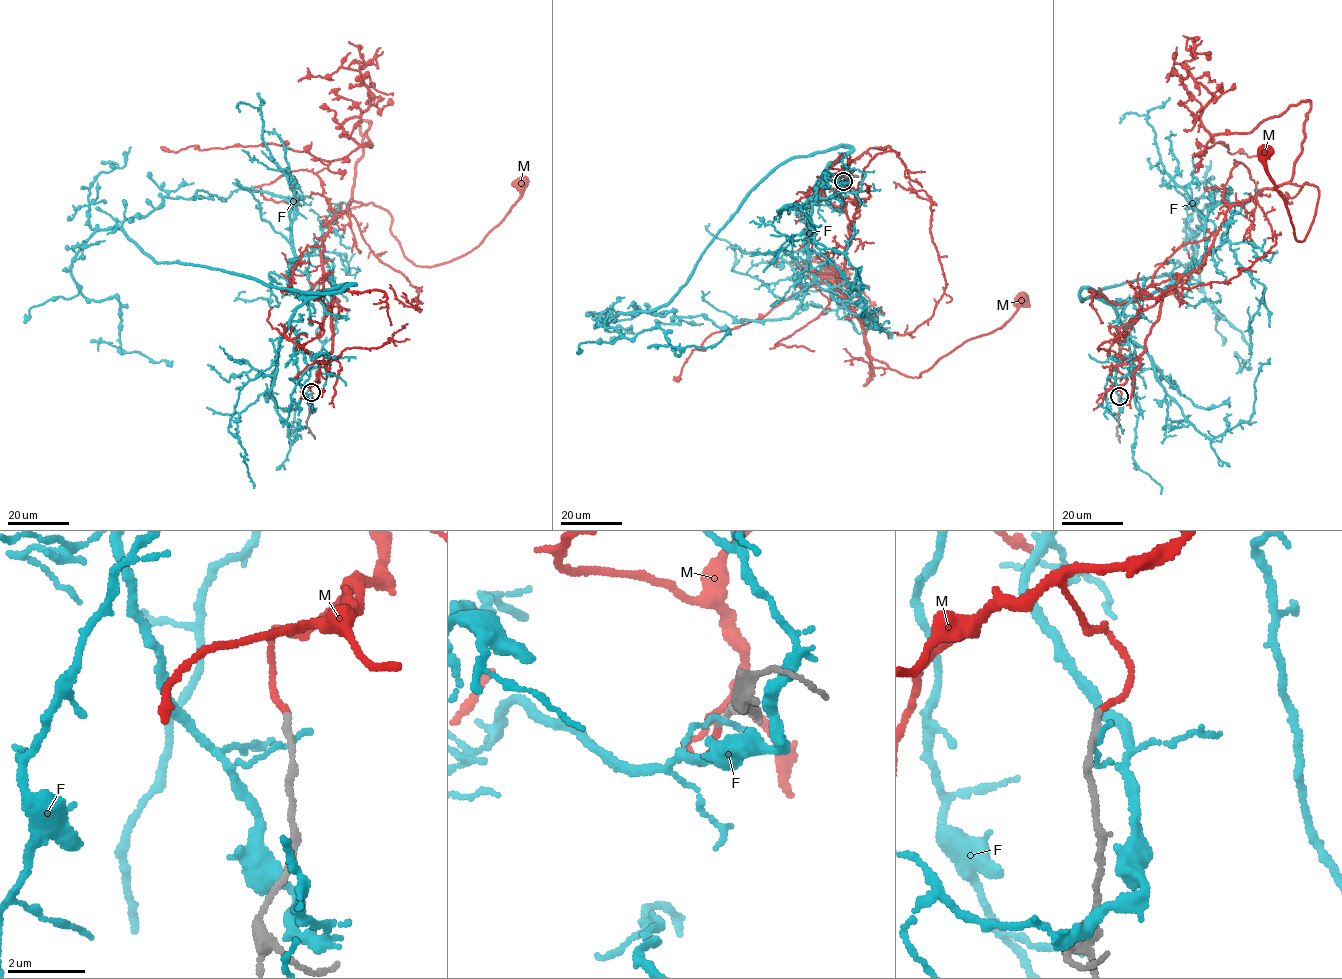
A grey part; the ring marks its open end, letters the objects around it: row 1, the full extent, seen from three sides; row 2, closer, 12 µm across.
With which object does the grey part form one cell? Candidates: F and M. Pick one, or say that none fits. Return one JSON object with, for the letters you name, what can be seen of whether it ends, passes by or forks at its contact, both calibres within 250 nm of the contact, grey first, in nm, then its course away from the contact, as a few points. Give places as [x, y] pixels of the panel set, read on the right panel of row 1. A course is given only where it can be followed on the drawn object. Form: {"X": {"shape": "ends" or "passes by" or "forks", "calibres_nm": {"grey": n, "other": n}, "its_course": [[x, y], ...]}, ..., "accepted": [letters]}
{"M": {"shape": "ends", "calibres_nm": {"grey": 170, "other": 140}, "its_course": [[1119, 396], [1117, 367], [1144, 350], [1162, 298], [1234, 205], [1306, 182], [1309, 231], [1296, 240], [1266, 152]]}, "accepted": ["M"]}

